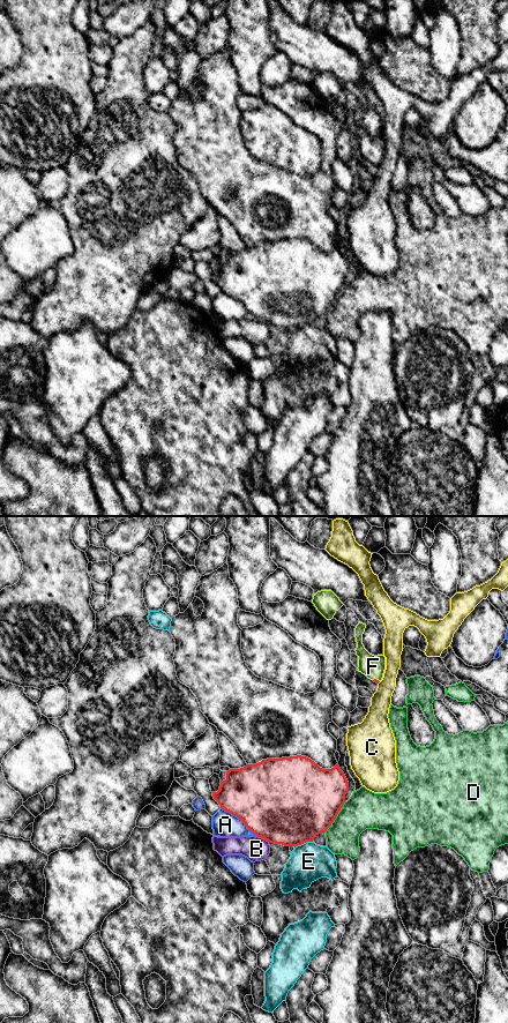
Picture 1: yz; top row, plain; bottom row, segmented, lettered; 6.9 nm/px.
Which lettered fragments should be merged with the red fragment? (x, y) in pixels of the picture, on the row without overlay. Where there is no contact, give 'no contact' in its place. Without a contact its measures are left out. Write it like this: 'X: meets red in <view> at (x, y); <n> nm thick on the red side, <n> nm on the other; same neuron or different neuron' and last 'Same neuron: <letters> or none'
A: meets red in yz at (239, 300); 500 nm thick on the red side, 170 nm on the other; different neuron
B: meets red in yz at (262, 320); 500 nm thick on the red side, 170 nm on the other; different neuron
C: no contact; different neuron
D: meets red in yz at (336, 298); 500 nm thick on the red side, 280 nm on the other; different neuron
E: meets red in yz at (303, 326); 500 nm thick on the red side, 260 nm on the other; different neuron
F: meets red in yz at (375, 162); 20 nm thick on the red side, 160 nm on the other; same neuron
Same neuron: F

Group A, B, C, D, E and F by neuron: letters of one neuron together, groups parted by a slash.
A / B / C / D / E / F

